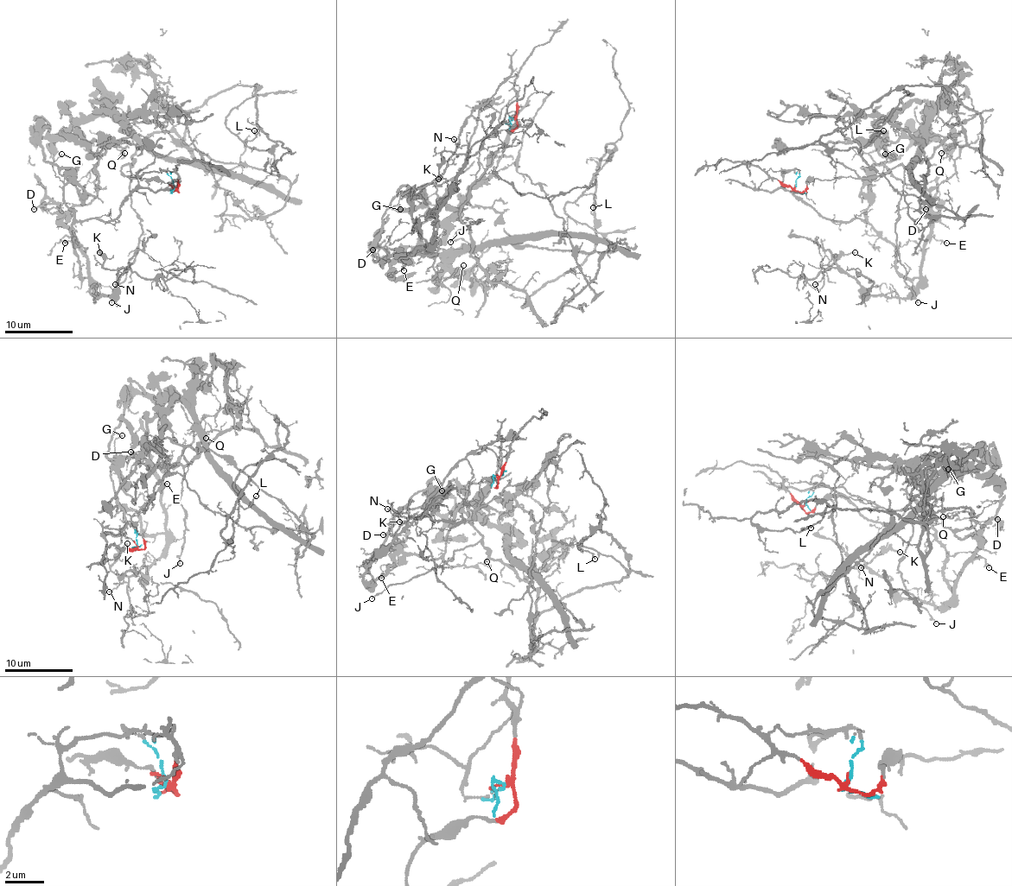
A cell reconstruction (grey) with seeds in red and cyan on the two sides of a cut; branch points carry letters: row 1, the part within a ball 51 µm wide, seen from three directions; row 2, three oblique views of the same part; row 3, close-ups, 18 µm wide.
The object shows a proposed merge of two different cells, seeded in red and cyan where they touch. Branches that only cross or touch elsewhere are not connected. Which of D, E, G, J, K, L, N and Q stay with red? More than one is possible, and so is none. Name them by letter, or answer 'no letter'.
J, L

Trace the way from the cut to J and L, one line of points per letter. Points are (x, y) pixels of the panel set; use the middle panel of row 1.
J: (514, 118), (516, 127), (480, 145), (460, 212), (470, 228), (480, 220), (449, 242)
L: (514, 118), (482, 142), (460, 212), (487, 277), (525, 306), (583, 261), (611, 143), (582, 193), (592, 208)

